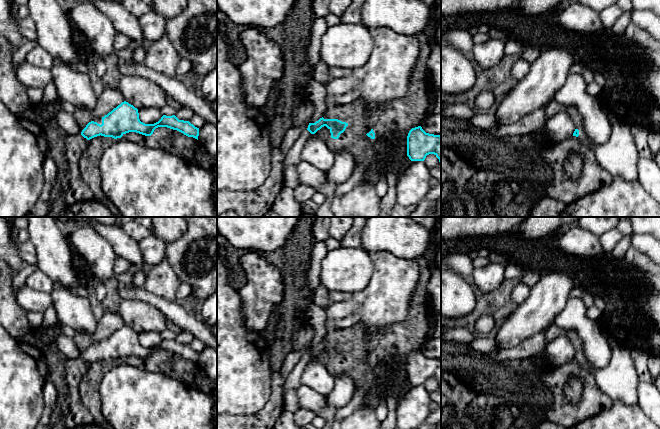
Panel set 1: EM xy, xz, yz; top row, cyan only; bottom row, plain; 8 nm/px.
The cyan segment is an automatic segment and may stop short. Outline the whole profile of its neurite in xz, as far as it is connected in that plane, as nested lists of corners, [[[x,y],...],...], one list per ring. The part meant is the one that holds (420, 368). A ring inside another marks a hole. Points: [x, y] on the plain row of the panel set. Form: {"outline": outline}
{"outline": [[[421,350],[412,352],[407,360],[407,380],[411,385],[424,385],[429,378],[434,378],[441,387],[441,360],[426,357]]]}

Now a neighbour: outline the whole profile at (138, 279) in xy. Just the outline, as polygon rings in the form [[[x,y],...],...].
[[[136,270],[133,272],[132,285],[135,287],[143,287],[146,280],[146,273]]]

